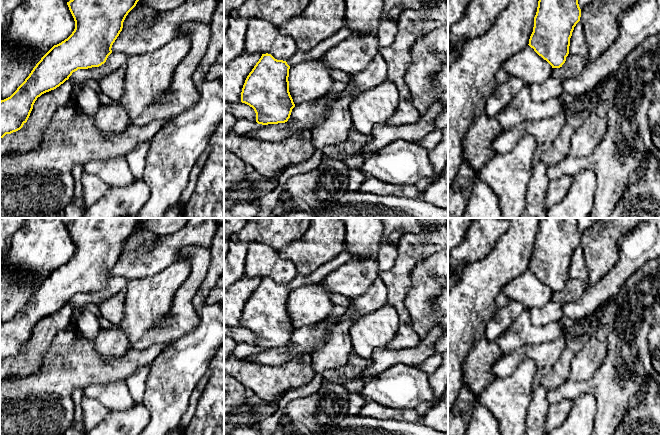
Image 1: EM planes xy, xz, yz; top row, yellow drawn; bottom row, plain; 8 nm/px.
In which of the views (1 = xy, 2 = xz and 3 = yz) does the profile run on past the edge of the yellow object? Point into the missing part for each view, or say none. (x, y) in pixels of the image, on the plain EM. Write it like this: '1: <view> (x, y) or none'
1: none
2: none
3: none

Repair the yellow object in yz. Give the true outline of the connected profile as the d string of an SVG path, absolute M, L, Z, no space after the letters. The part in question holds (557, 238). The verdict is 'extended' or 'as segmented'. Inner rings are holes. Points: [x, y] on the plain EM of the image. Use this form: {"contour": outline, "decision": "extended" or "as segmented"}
{"contour": "M539 218L529 270L552 292L560 292L569 278L570 262L580 245L578 218Z", "decision": "as segmented"}

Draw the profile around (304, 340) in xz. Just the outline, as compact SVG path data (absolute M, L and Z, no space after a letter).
M383 281L370 286L367 292L353 301L352 308L338 317L331 317L322 323L313 326L303 326L295 329L290 342L285 347L262 349L256 355L242 360L265 365L281 365L301 354L311 354L320 348L329 337L328 329L336 322L354 317L356 320L365 316L387 303L388 290Z

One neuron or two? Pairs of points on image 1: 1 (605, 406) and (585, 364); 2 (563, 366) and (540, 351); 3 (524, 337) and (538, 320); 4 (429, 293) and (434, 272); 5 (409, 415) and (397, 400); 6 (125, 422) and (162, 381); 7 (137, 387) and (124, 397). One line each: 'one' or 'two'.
1: two
2: two
3: two
4: one
5: two
6: two
7: two

